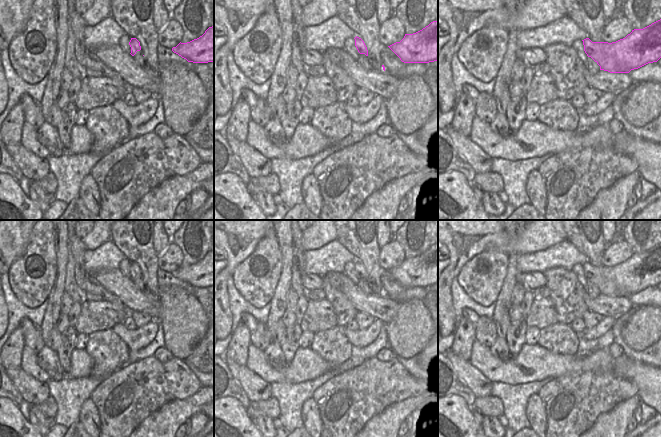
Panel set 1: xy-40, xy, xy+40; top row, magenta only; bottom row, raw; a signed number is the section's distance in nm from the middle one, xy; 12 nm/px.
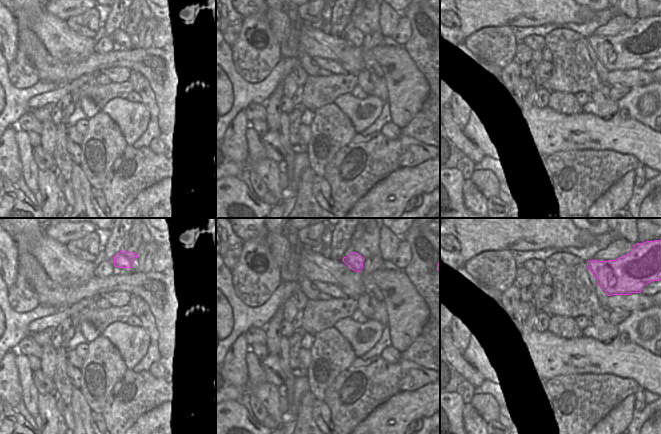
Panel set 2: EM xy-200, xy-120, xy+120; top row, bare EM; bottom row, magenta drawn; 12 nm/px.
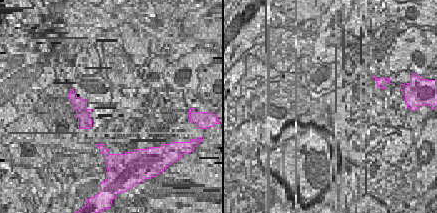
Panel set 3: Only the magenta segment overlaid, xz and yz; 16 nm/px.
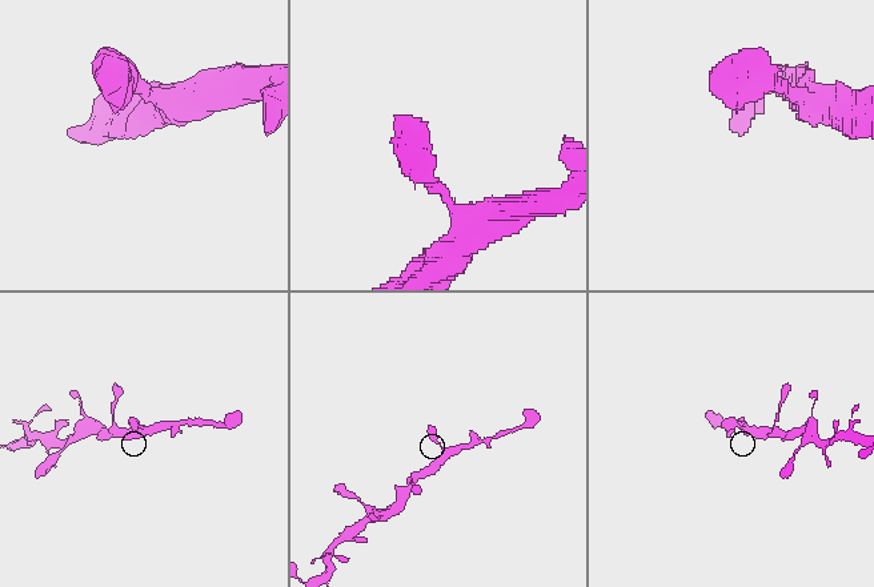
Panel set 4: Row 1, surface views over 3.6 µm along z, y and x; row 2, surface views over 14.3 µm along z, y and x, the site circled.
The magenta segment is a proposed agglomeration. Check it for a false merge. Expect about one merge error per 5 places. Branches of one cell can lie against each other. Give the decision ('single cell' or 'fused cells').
single cell

